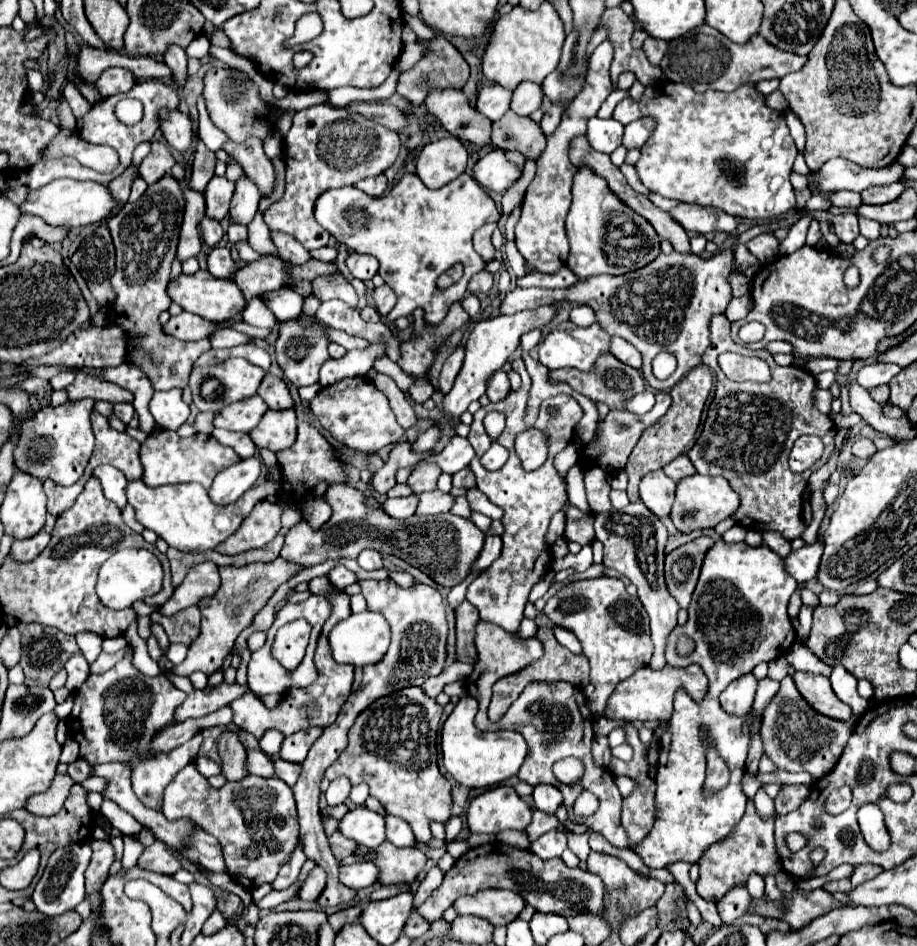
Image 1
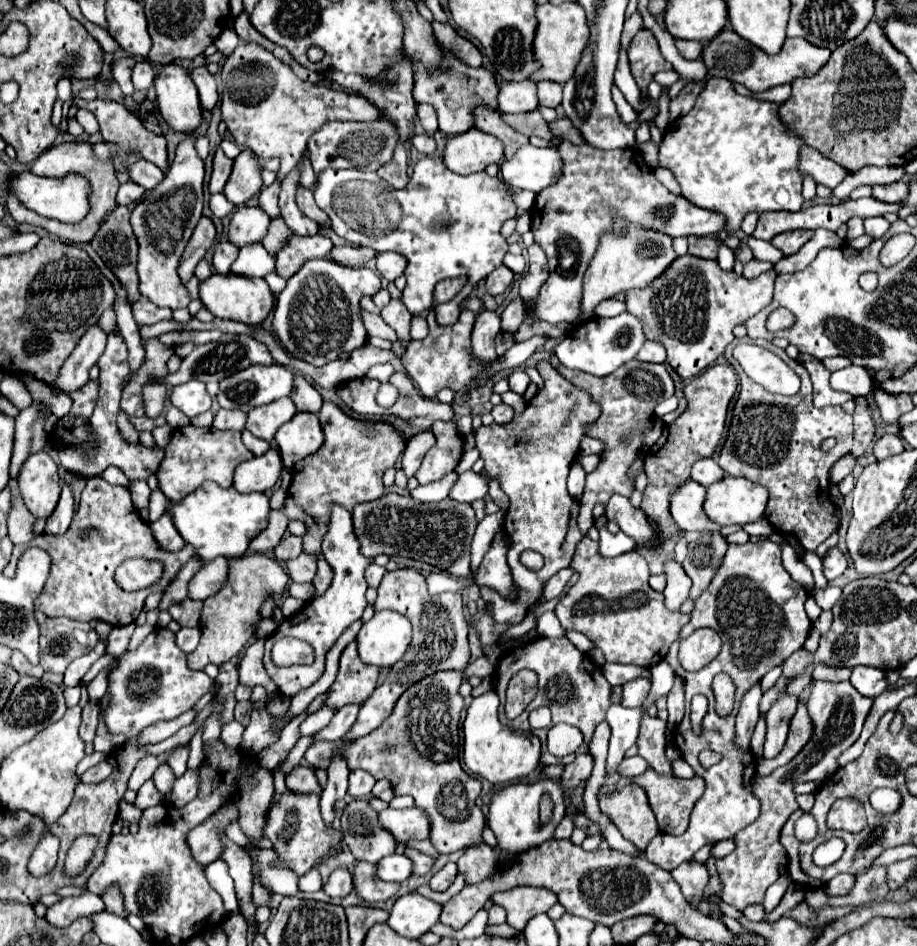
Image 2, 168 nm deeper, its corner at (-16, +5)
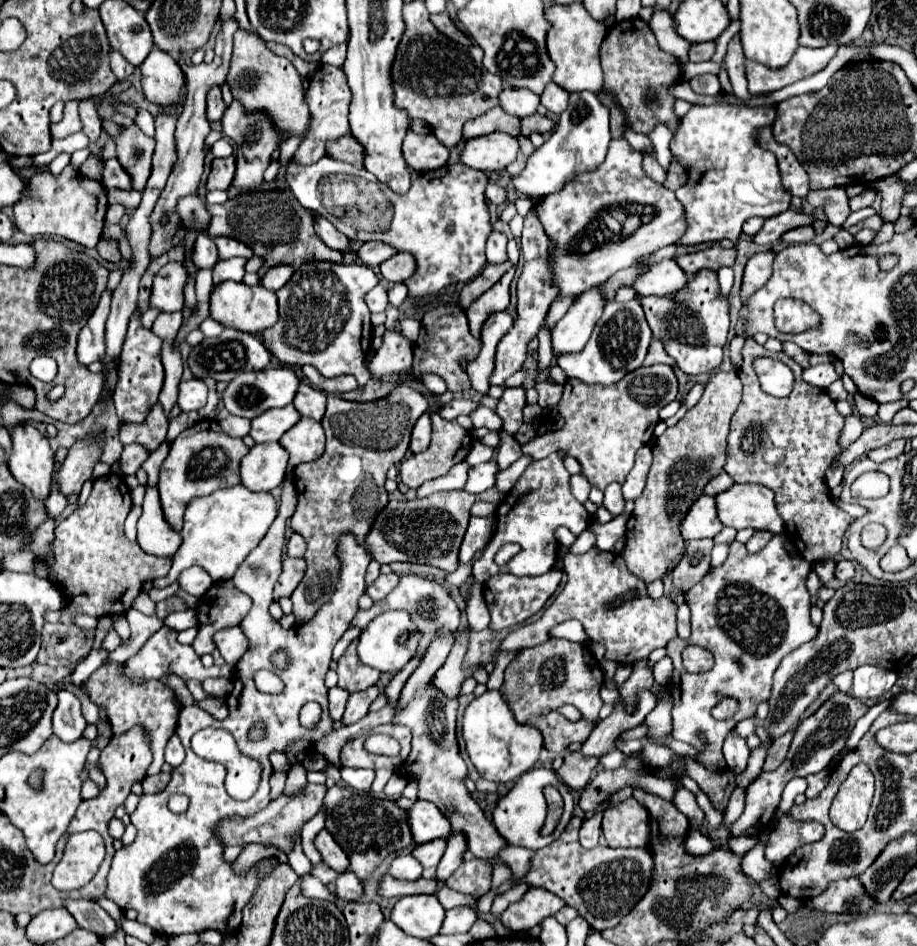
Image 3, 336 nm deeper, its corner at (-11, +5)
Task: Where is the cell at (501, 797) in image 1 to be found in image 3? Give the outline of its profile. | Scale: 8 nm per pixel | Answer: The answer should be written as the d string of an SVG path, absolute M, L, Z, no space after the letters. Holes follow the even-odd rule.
M531 769L531 771L527 771L527 773L523 773L519 777L515 787L503 799L499 799L497 807L493 809L493 825L509 845L517 845L517 847L525 847L525 849L535 851L535 849L541 849L541 847L549 845L551 841L555 841L561 835L565 825L573 817L573 807L575 807L575 803L573 803L573 795L571 795L569 787L557 777L557 773L553 769ZM545 785L557 787L557 791L563 795L563 801L565 801L561 821L557 823L555 831L549 837L539 835L539 829L541 829L541 825L545 821L545 799L543 799L543 787Z

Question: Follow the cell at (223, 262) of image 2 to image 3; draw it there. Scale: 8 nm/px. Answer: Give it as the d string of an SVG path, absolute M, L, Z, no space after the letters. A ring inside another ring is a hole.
M199 235L195 241L195 251L193 251L193 263L199 269L213 269L219 261L219 253L217 253L217 245L211 237L207 235Z

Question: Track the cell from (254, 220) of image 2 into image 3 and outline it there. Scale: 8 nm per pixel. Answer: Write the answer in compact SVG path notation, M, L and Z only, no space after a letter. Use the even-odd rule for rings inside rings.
M217 237L215 243L219 247L219 257L221 259L229 259L229 257L251 259L253 257L253 249L249 245L245 245L243 241L235 241L233 237Z

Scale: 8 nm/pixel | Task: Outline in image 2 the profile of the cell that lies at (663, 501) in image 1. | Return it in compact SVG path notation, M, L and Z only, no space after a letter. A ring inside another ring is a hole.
M686 481L674 495L670 513L682 531L720 531L720 525L704 513L706 489L696 481Z

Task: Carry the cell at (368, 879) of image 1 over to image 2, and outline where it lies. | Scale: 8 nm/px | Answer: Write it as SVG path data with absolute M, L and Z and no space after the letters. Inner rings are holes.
M388 855L378 863L380 879L384 881L406 881L412 875L412 861L406 855Z

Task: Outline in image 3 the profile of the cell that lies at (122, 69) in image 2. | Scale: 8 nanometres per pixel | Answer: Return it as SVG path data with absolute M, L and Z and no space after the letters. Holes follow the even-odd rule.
M135 107L135 111L137 111L137 117L135 117L135 125L137 125L141 131L145 131L147 135L153 135L153 133L155 133L153 115L151 115L149 111L145 111L145 109L139 109L139 107Z

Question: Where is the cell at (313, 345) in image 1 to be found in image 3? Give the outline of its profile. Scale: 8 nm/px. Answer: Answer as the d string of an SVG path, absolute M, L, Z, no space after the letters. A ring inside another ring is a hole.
M331 261L303 263L277 291L279 319L273 327L263 331L265 347L281 363L299 367L313 365L323 377L349 373L355 375L359 385L365 385L371 379L365 359L371 347L373 325L363 297L377 283L377 275L367 265Z

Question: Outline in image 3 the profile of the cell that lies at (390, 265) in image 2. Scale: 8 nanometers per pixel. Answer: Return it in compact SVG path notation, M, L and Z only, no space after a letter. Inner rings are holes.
M395 253L387 261L383 261L379 265L379 269L381 269L381 275L387 281L391 281L391 283L403 283L407 277L413 275L413 271L415 271L415 259L411 257L411 253Z

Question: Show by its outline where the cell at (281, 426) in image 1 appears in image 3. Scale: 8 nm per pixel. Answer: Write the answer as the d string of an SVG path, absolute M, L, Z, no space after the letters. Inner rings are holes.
M299 419L299 425L293 425L279 439L283 449L289 453L289 469L297 467L303 461L315 461L323 455L325 449L325 433L321 423L313 419Z

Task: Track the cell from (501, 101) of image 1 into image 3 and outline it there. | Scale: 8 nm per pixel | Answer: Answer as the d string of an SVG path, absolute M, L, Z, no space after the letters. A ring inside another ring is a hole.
M503 89L499 95L499 105L505 113L523 119L537 111L539 95L531 93L529 89Z

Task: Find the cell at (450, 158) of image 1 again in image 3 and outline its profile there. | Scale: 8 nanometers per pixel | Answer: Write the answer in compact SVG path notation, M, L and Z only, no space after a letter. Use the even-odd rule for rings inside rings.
M489 133L463 141L461 163L479 171L501 171L517 155L517 141L507 133Z

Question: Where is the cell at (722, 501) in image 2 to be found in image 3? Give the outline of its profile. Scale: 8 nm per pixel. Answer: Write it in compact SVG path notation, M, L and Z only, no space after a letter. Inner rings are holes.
M735 483L731 489L715 497L719 521L733 529L753 527L757 531L765 529L771 533L783 531L783 519L775 511L773 491L763 485Z

